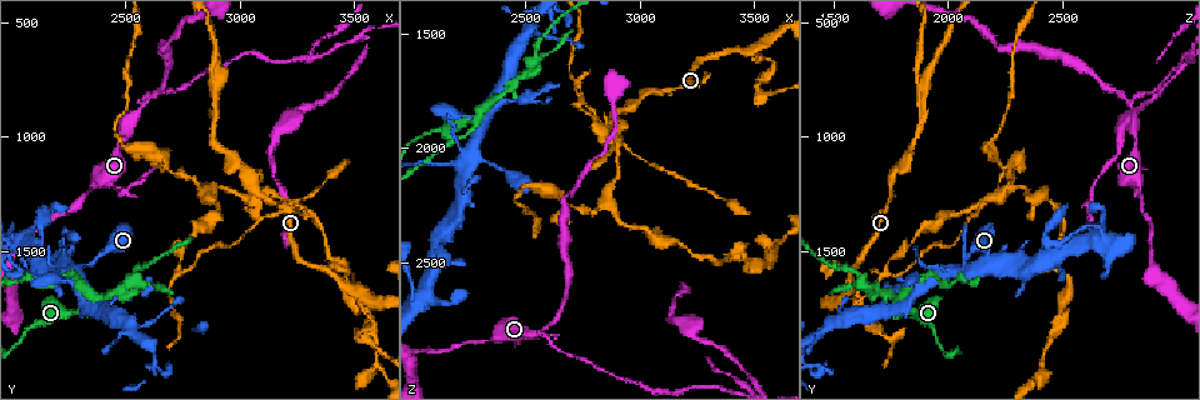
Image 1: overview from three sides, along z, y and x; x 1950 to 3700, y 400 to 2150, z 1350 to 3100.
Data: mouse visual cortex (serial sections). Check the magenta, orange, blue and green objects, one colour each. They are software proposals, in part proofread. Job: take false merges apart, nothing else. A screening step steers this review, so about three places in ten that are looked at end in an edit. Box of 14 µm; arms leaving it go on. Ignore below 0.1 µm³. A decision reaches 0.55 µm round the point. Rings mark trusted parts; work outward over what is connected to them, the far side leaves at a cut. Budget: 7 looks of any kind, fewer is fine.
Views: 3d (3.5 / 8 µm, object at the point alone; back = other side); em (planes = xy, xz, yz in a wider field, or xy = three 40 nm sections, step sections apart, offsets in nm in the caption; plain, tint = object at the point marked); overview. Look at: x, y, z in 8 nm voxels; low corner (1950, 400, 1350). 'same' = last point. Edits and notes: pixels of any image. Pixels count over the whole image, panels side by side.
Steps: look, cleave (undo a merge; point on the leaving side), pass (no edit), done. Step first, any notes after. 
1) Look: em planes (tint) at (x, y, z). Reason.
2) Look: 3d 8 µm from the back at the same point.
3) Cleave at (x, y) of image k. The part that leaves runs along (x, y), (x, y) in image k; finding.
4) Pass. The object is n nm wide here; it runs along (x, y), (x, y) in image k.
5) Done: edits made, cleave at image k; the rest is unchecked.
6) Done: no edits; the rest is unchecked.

Look: 3d 3.5 µm at (2290, 1570, 2060). Thin arm on a thick one.

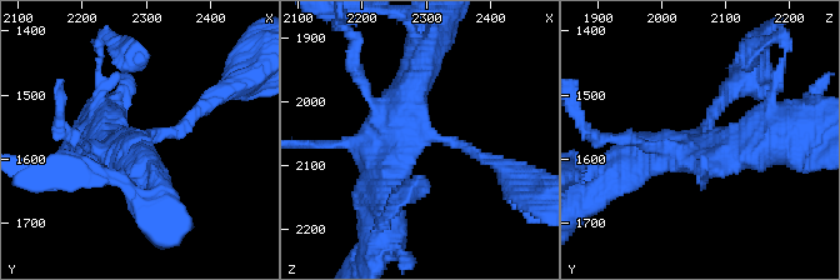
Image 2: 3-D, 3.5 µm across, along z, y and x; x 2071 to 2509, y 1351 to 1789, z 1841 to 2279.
Look: em xy step 3 (tint) at (2290, 1575, 2045).

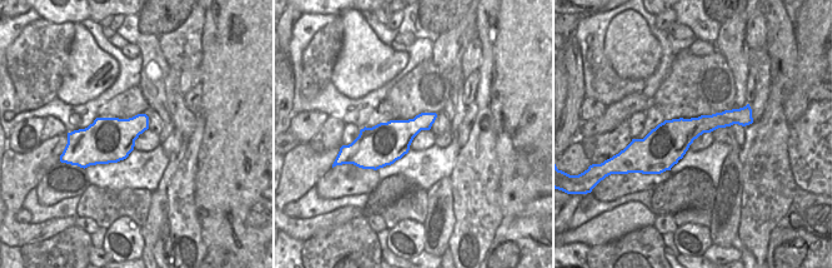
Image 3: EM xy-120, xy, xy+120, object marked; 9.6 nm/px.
Look: em planes (tint) at the same point.

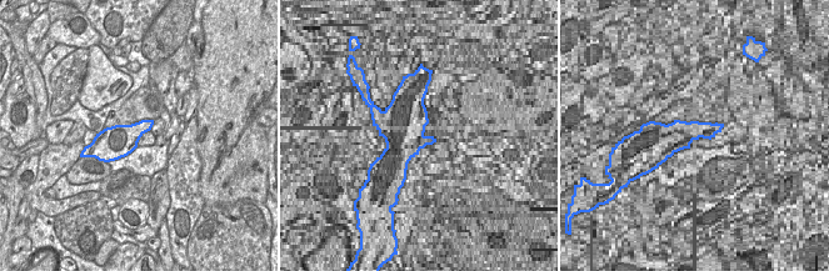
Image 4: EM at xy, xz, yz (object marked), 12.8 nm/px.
Pass. All the same cell.

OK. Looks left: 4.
Look: 3d 8 µm at (3490, 1670, 1570).

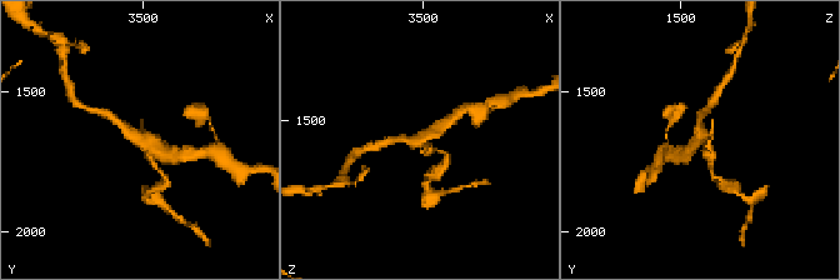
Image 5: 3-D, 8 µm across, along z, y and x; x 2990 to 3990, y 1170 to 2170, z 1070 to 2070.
Look: 3d 3.5 µm at (3490, 1680, 1570).

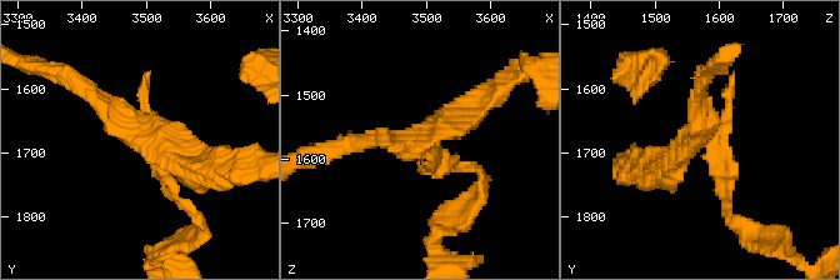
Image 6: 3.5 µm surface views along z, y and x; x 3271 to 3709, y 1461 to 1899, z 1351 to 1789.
Look: em xy step 1 (tint) at (3500, 1675, 1570). Now the EM.

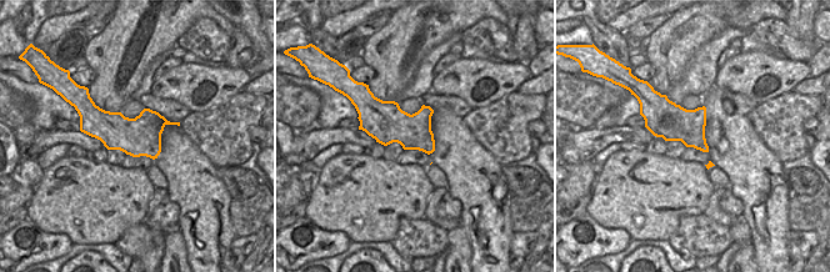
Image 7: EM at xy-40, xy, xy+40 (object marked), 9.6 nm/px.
Cleave at (175, 189) of image 6. The part that leaves runs along (710, 148), (726, 213), (765, 233) in image 6; two cells meet here.

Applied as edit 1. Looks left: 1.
Done: edits made, cleave at image 6; the rest is unchecked.

